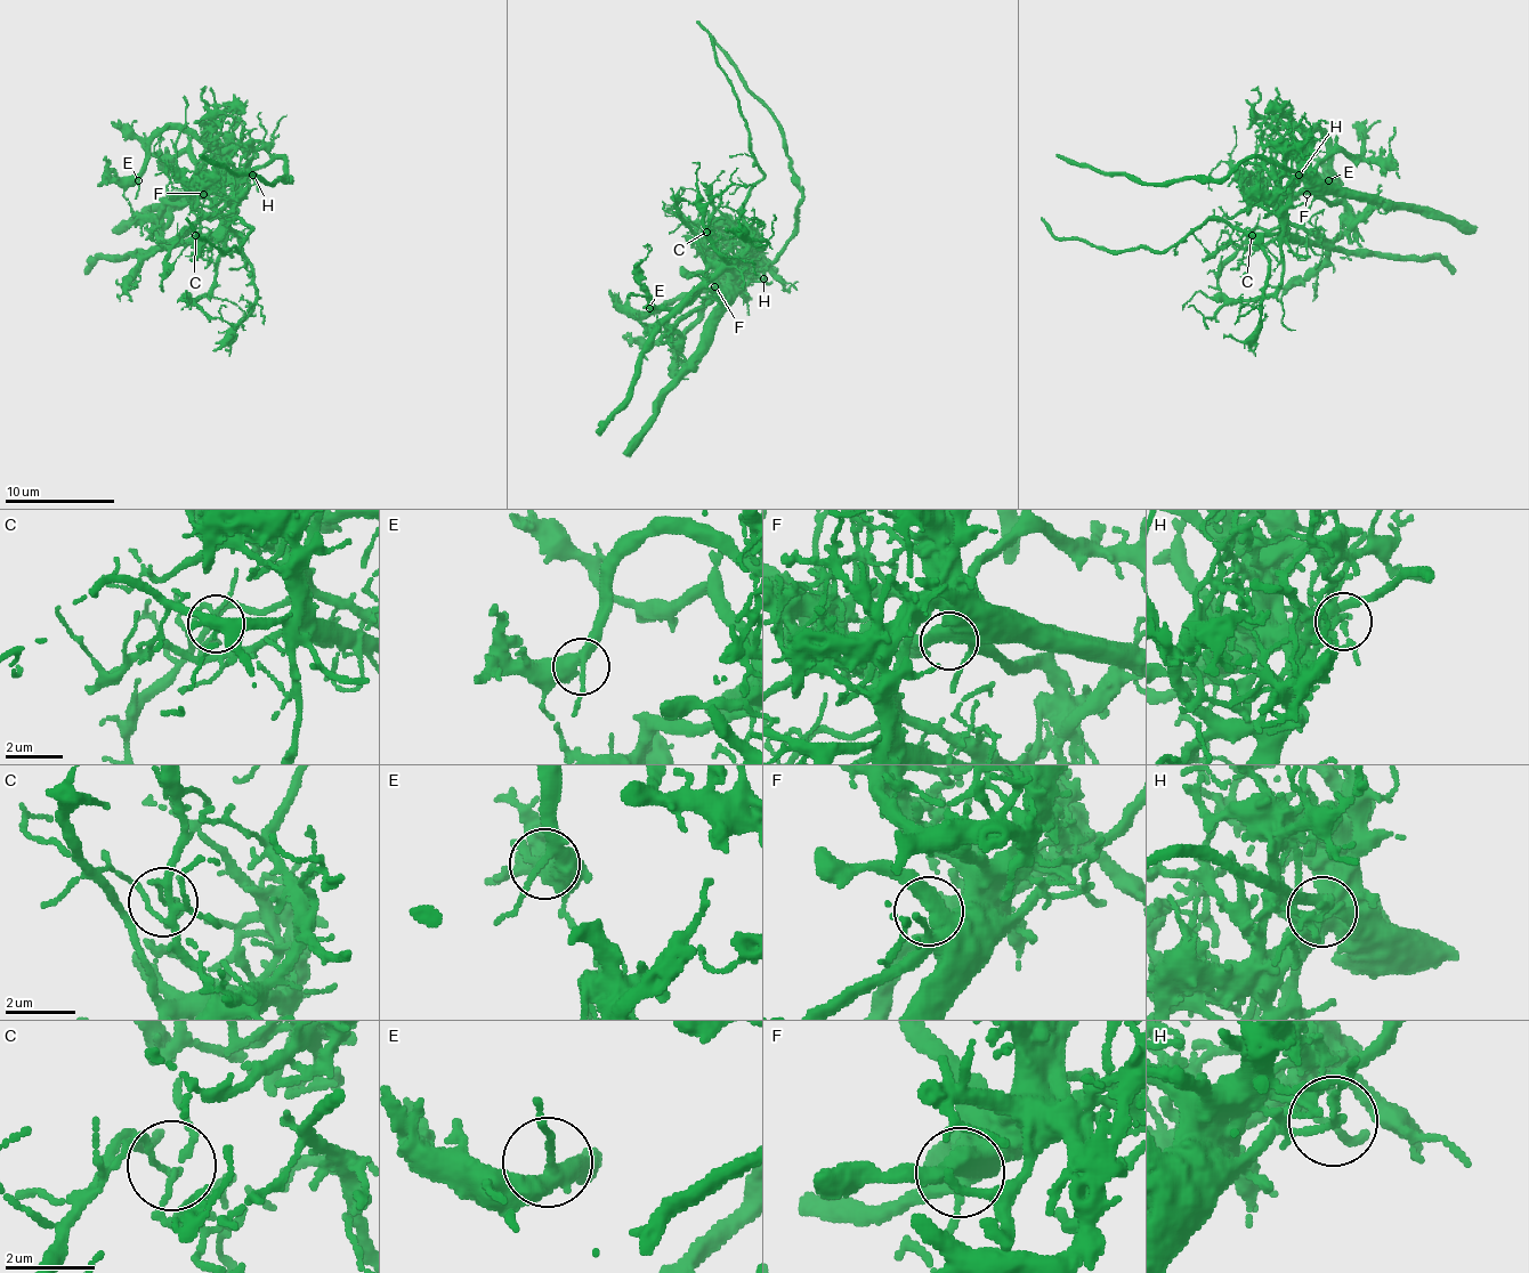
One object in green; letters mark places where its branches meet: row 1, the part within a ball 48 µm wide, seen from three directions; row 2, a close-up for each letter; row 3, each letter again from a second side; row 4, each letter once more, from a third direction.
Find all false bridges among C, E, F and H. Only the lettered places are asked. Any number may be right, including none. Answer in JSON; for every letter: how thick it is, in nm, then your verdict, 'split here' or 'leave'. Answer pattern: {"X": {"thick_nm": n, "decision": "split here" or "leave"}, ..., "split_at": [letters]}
{"C": {"thick_nm": 110, "decision": "leave"}, "E": {"thick_nm": 280, "decision": "leave"}, "F": {"thick_nm": 400, "decision": "leave"}, "H": {"thick_nm": 160, "decision": "split here"}, "split_at": ["H"]}

